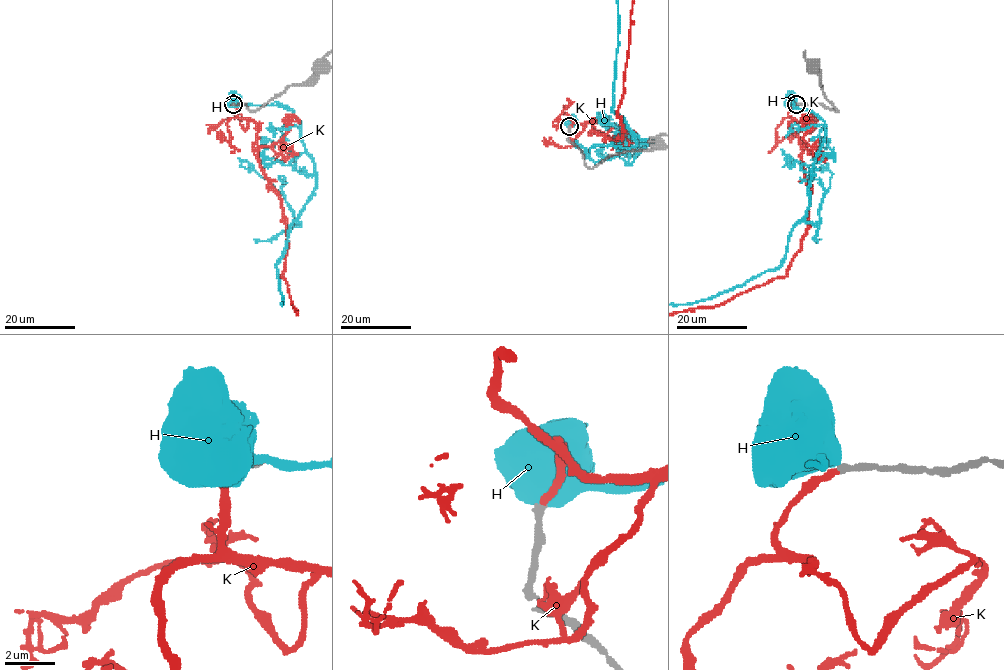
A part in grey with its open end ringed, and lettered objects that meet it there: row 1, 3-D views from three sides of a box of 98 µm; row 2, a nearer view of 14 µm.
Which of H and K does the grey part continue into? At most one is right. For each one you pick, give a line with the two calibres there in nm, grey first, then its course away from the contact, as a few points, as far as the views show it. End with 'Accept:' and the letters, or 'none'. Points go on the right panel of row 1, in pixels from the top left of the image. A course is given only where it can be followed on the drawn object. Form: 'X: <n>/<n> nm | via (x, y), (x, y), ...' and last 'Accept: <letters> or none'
K: 240/260 nm
Accept: K

